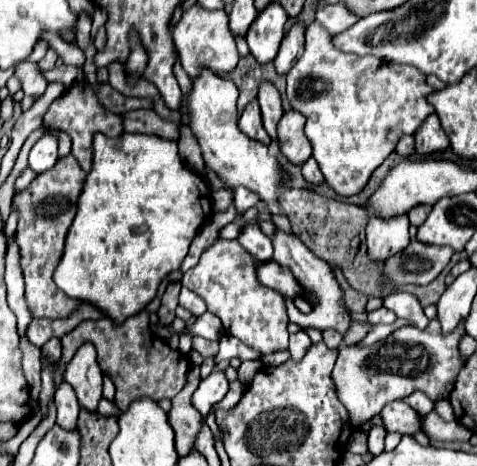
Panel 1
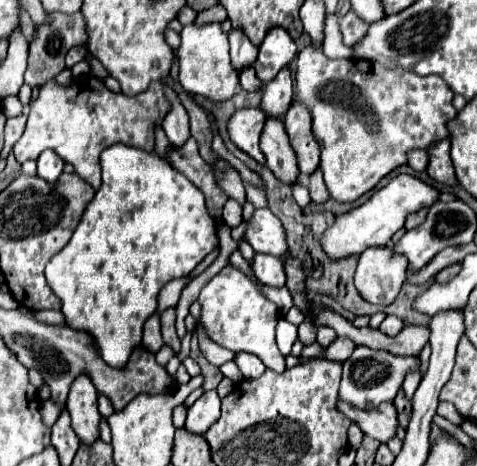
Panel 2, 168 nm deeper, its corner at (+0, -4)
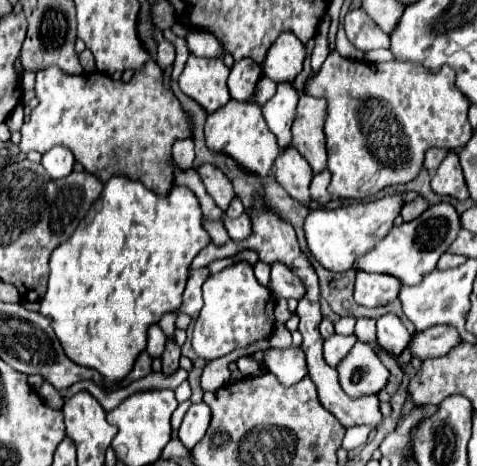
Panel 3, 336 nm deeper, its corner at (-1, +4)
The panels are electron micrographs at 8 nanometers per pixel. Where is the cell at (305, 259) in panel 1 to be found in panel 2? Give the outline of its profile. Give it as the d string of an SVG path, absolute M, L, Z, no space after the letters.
M268 208L254 210L252 220L248 220L248 230L244 238L250 242L250 246L256 252L274 254L280 260L286 260L290 256L290 248L286 244L286 232L282 228L282 222Z

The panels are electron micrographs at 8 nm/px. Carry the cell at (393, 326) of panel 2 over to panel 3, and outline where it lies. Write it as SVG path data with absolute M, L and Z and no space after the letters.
M385 314L377 320L377 344L391 354L401 354L411 340L403 322L395 314Z

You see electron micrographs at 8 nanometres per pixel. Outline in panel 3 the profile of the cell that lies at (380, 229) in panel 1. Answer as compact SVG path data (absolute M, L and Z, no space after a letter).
M357 272L355 302L361 306L367 306L367 308L387 306L389 302L393 302L397 298L399 286L401 286L401 282L393 276Z

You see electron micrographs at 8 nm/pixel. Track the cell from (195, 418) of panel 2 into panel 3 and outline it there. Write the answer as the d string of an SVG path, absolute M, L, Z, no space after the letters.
M205 402L191 404L191 408L187 410L187 414L179 426L179 434L177 434L177 438L181 440L181 444L187 450L191 450L205 436L209 420L211 420L211 412Z

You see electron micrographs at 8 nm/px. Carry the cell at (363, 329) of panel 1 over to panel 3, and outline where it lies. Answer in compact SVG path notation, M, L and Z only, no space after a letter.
M276 322L274 324L274 329L268 339L270 343L270 347L272 348L280 348L282 347L289 348L292 345L292 336L289 330L287 330L285 327L285 324Z

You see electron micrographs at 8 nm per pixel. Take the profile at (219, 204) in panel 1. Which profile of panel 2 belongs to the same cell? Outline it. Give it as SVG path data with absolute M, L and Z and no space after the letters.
M228 200L222 211L223 221L230 228L238 226L242 221L242 206L235 200Z

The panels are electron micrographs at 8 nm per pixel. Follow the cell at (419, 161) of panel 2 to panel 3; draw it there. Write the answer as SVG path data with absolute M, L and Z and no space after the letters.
M431 148L427 154L425 154L425 168L429 170L429 174L433 176L439 168L439 164L443 162L443 158L447 156L447 150L441 150L441 148Z

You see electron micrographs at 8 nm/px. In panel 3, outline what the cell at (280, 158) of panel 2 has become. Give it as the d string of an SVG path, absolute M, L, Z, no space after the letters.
M285 148L279 152L273 174L275 174L275 180L287 190L291 198L299 200L303 206L309 206L311 202L309 184L311 184L313 172L307 160L295 148Z

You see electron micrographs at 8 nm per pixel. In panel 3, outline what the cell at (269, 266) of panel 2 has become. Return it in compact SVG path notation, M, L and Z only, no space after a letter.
M283 264L271 266L271 288L275 298L295 298L301 300L305 296L303 282L291 274Z

